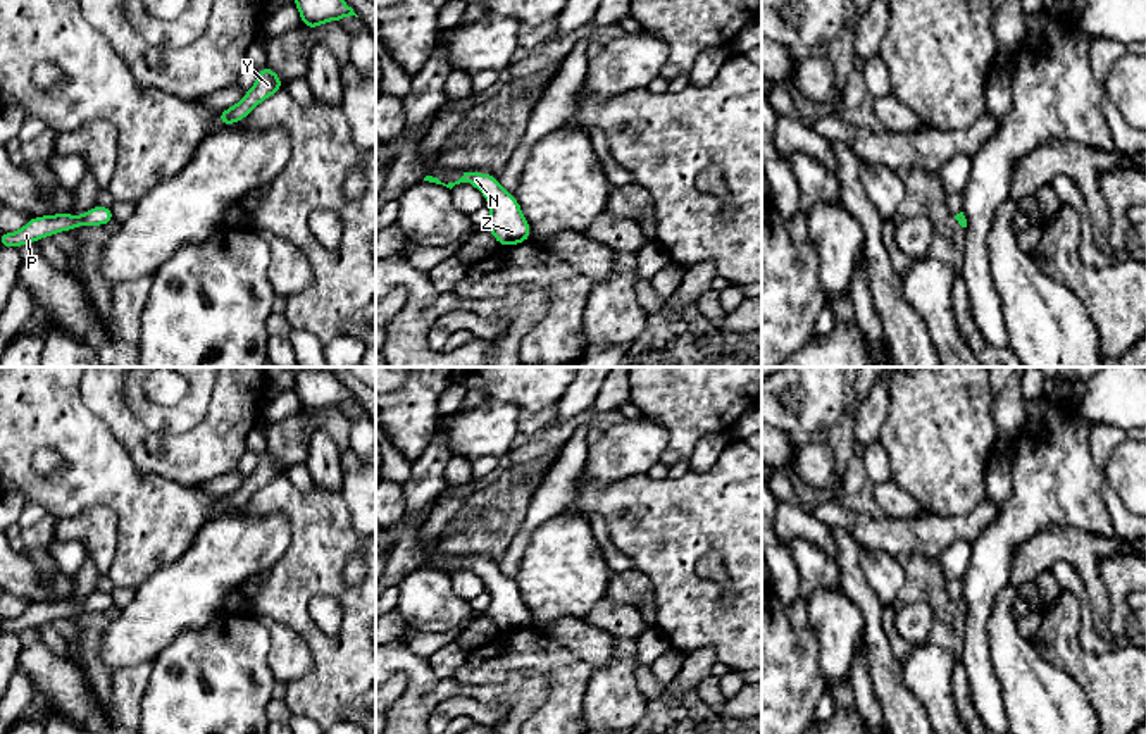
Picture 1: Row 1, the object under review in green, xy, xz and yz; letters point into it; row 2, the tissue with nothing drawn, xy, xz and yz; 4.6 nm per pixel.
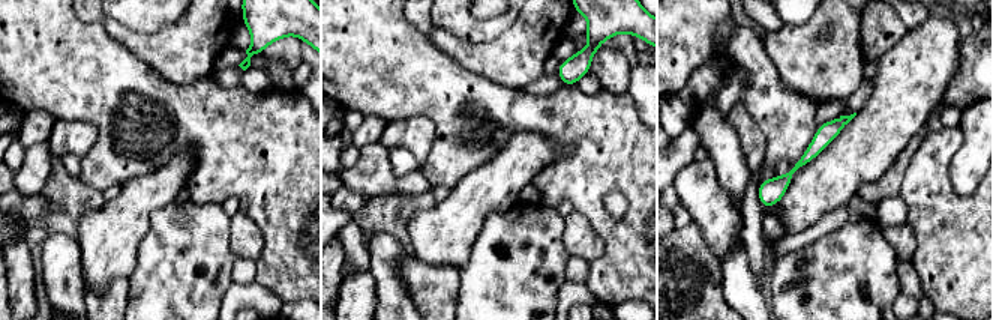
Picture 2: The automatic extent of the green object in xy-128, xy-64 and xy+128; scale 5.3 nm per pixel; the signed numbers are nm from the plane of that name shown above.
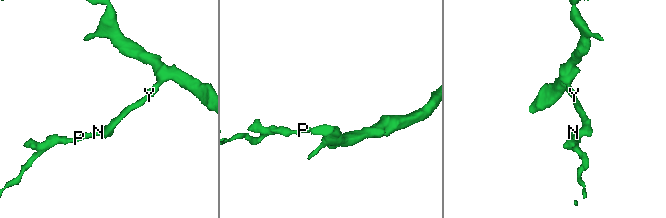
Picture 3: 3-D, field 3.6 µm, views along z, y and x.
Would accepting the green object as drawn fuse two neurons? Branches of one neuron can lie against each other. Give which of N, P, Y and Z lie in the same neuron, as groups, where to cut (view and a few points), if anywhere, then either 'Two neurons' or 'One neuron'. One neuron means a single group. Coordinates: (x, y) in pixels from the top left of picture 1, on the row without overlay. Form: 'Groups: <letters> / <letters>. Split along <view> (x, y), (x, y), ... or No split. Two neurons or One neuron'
Groups: N P Y Z. No split. One neuron

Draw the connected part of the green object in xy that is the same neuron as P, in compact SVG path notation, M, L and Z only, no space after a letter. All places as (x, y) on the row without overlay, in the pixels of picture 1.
M95 591L83 601L74 600L50 600L41 603L31 603L26 612L16 619L0 619L0 632L19 634L26 629L36 629L41 624L55 619L72 617L79 612L105 612L114 608L114 598L110 593Z

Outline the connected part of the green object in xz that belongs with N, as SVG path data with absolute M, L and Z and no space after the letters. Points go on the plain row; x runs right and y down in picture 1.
M464 558L458 567L448 570L433 562L426 562L424 567L443 570L450 575L460 569L476 572L491 593L486 615L495 622L500 632L514 632L531 625L531 612L515 581L503 575L496 562L486 558Z

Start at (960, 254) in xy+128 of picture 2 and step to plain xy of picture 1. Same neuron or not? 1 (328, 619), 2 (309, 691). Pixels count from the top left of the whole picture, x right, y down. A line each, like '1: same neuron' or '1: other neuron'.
1: other neuron
2: same neuron

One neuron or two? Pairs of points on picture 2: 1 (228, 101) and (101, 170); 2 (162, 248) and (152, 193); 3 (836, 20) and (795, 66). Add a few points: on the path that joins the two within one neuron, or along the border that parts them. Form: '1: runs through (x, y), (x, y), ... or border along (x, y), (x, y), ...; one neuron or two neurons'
1: runs through (182, 101), (122, 87), (107, 123); one neuron
2: border along (174, 200), (152, 214), (150, 227), (140, 241); two neurons
3: runs through (836, 33), (809, 62); one neuron

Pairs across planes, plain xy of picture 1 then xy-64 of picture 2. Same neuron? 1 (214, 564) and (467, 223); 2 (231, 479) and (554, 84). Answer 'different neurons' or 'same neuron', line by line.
1: same neuron
2: same neuron

